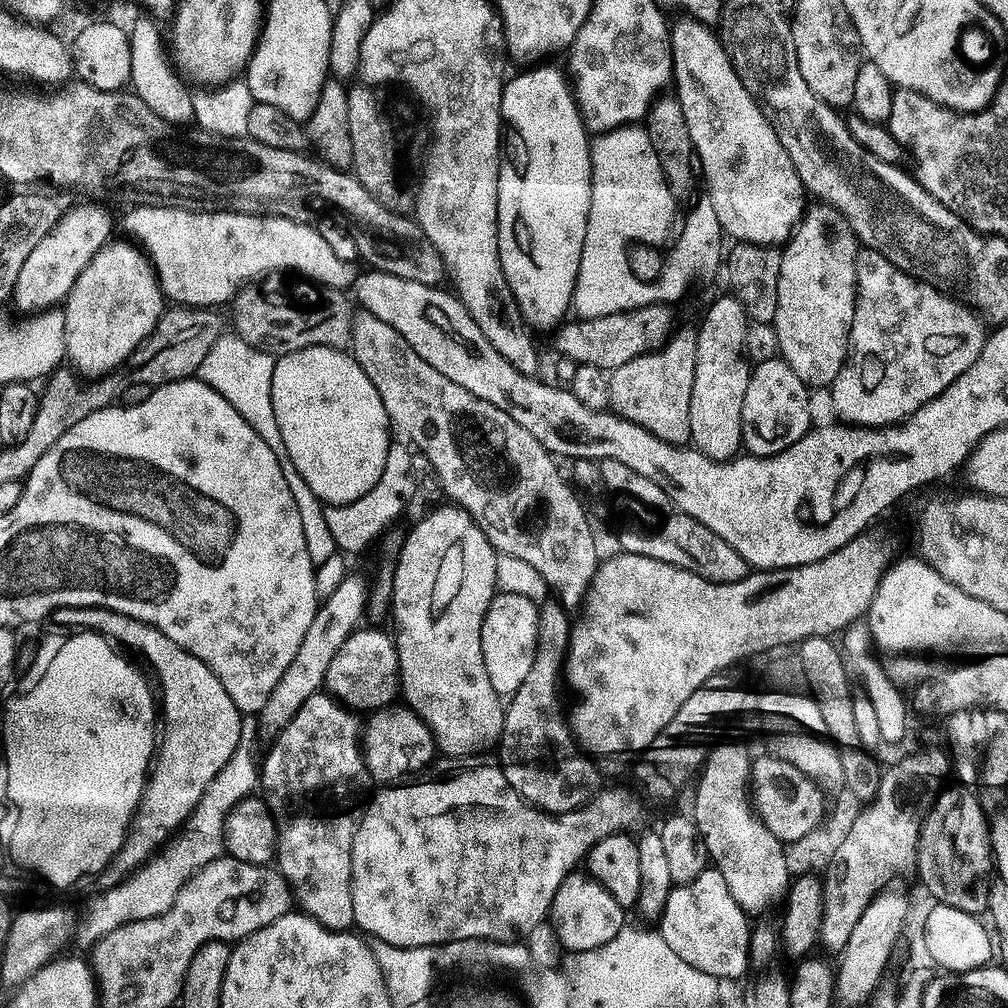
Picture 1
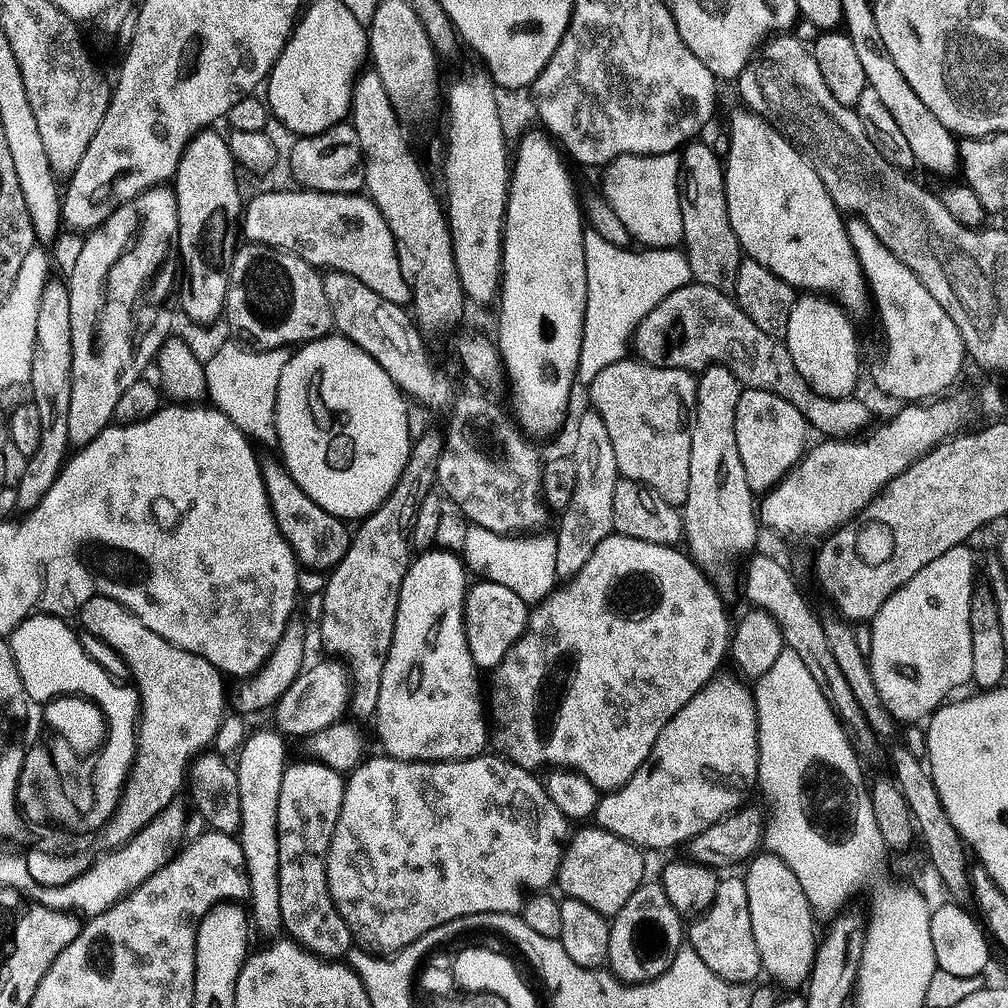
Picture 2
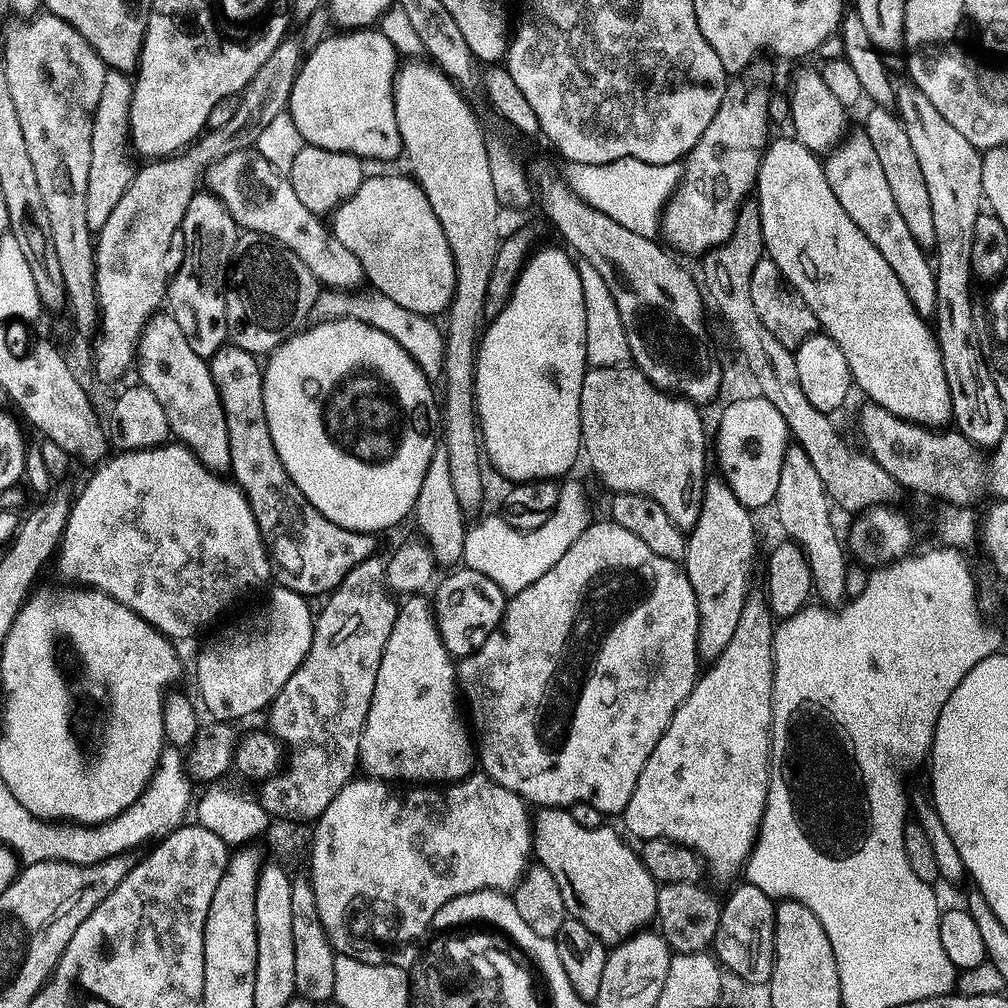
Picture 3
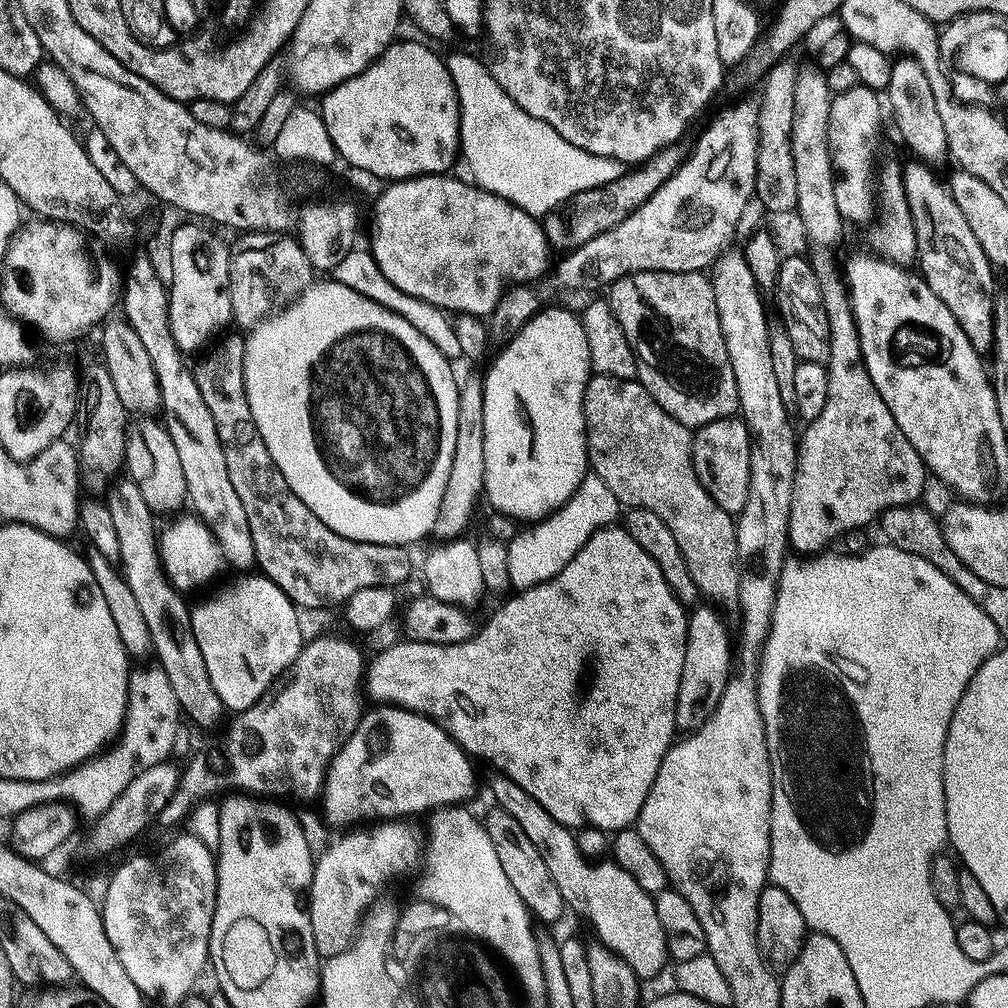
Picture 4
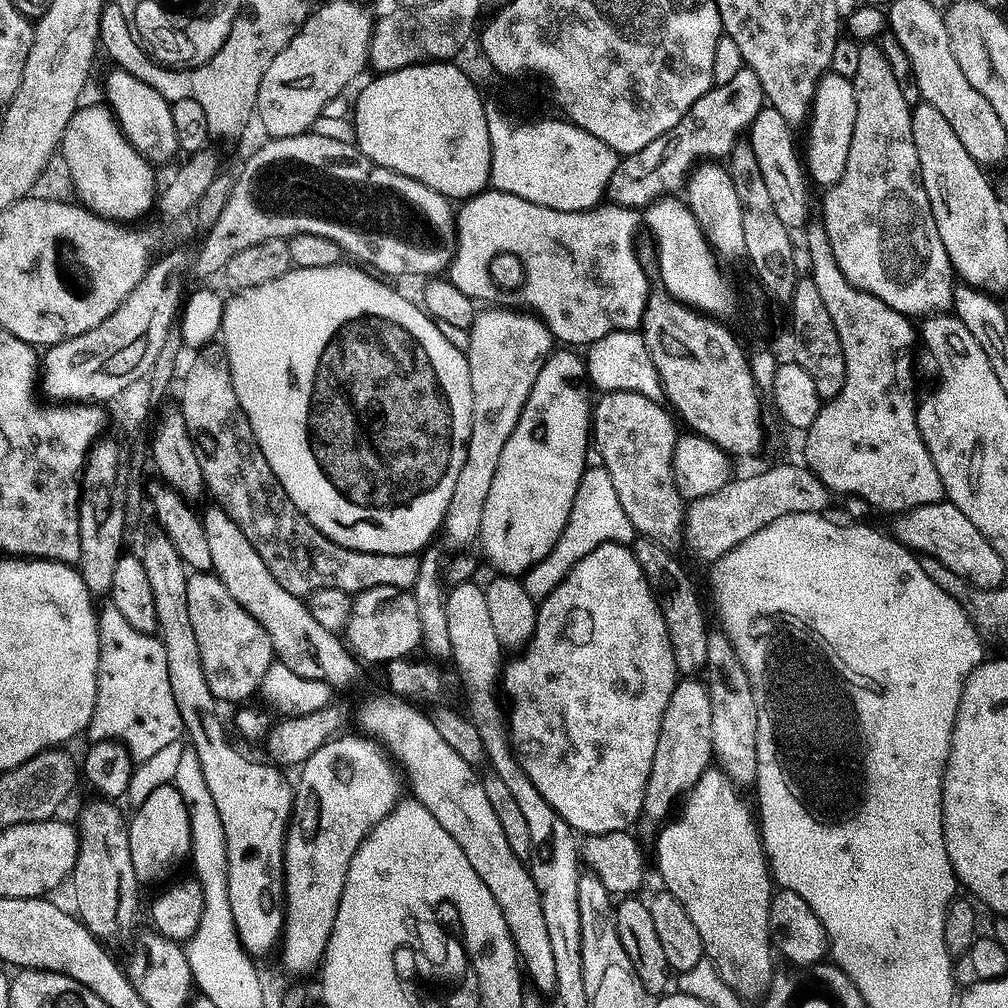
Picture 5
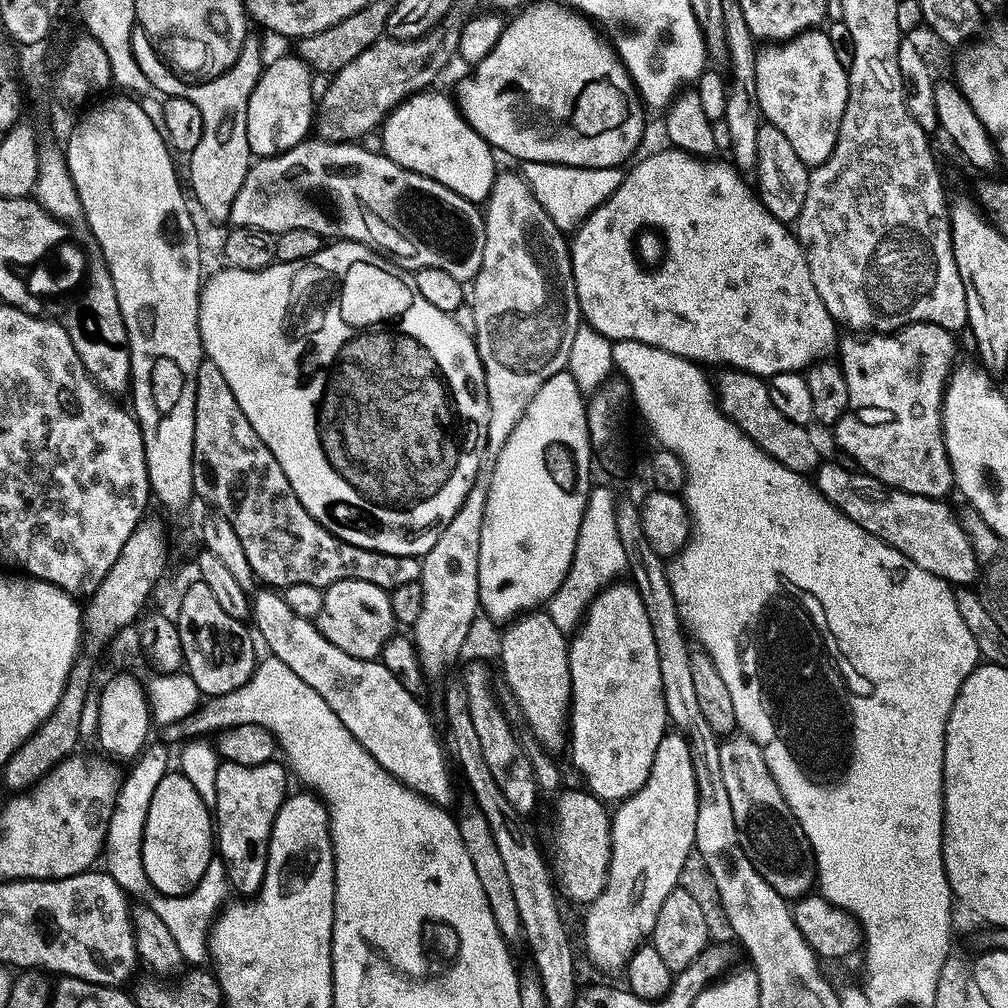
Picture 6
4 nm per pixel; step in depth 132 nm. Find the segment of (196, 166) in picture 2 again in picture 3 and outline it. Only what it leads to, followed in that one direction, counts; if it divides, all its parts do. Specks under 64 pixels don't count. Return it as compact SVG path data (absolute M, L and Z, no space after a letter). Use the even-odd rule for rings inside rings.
M207 184L197 187L195 191L191 193L188 197L188 205L186 206L186 214L184 215L184 227L182 229L182 248L184 244L184 273L178 276L178 279L173 283L172 293L168 296L168 307L166 313L168 313L172 318L174 318L175 323L179 325L182 329L182 334L186 338L186 343L191 346L195 352L197 352L203 360L212 362L221 355L220 347L224 343L229 343L230 340L230 296L224 293L224 268L226 272L226 265L229 263L230 257L233 255L236 243L239 242L242 235L242 229L240 228L238 222L234 220L232 214L230 214L230 209L227 207L223 197L218 194L215 190L210 188Z

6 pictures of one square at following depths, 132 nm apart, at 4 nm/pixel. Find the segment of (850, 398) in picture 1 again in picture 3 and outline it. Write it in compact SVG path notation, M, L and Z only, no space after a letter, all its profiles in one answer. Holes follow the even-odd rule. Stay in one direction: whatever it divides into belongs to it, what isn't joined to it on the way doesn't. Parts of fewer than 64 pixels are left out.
M875 167L870 168L840 168L831 173L834 198L838 198L838 206L842 206L842 214L851 219L856 229L867 237L876 253L885 265L893 271L900 287L911 298L912 305L918 314L922 326L930 332L939 328L938 286L933 269L924 265L912 236L907 232L906 221L896 209L890 190L884 184L883 177Z

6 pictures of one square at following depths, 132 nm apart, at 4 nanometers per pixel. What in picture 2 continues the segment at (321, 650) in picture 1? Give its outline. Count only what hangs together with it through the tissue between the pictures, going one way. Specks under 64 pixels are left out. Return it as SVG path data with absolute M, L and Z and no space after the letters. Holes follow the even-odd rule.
M275 729L253 731L240 749L235 770L241 798L241 828L238 839L250 878L250 920L264 936L276 938L284 932L282 922L282 890L278 870L278 809L282 796L282 779L288 765L285 737Z

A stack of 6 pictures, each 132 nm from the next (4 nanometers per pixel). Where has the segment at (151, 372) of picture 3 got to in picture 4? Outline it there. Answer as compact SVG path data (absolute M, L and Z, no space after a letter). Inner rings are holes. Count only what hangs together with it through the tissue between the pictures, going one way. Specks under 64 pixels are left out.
M132 312L132 316L126 320L146 346L146 351L153 360L157 381L160 384L163 415L168 415L166 427L168 433L174 439L177 447L178 458L181 459L182 471L186 473L186 486L188 487L188 504L191 511L216 537L225 561L233 564L240 570L252 570L257 567L256 551L254 550L254 538L250 534L250 518L246 518L246 509L243 508L234 486L230 482L230 470L226 466L226 454L222 450L222 442L218 438L218 426L214 426L214 414L210 414L210 406L206 406L206 398L202 398L202 390L198 390L195 371L184 369L185 353L181 352L178 342L174 342L174 334L170 326L170 318L164 320L164 312Z

